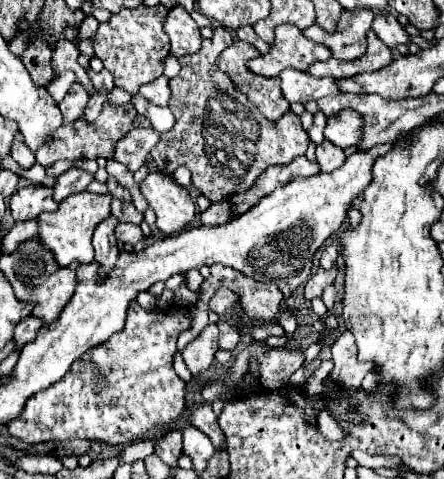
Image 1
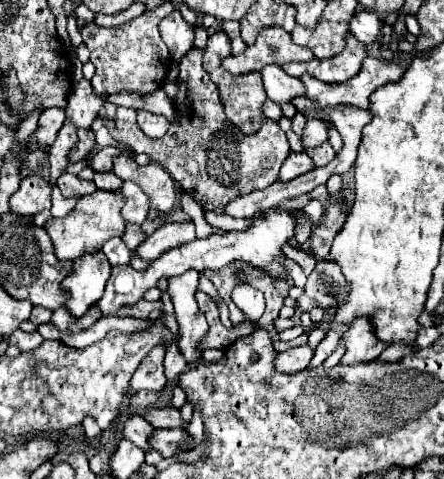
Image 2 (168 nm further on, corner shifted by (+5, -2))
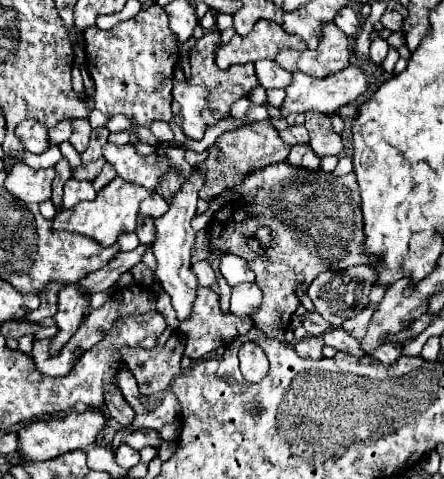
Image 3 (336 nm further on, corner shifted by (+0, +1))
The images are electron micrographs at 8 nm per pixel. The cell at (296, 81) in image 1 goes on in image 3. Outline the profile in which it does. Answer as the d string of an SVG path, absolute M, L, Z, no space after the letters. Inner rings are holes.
M257 60L255 76L263 88L287 88L291 84L291 72L283 70L273 60Z

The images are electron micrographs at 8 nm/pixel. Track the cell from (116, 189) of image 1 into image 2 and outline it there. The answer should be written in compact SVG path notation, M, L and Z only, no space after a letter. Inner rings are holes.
M96 173L94 185L104 191L120 191L122 179L118 179L114 173Z

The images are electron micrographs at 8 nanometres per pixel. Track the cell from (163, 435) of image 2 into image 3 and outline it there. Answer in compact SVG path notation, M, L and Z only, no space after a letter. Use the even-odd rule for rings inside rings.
M139 428L139 430L133 430L127 440L123 440L127 446L135 448L135 450L141 450L143 446L161 446L161 438L159 438L159 432L157 430L149 430L149 428Z

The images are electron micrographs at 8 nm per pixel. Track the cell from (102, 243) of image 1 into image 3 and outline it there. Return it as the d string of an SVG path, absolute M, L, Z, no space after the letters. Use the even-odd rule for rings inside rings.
M67 284L59 292L57 314L53 316L59 332L51 338L51 344L49 344L51 356L57 356L63 348L63 344L67 344L67 340L77 332L77 328L81 324L81 318L83 318L83 310L87 306L89 306L89 296L79 294L77 284Z

